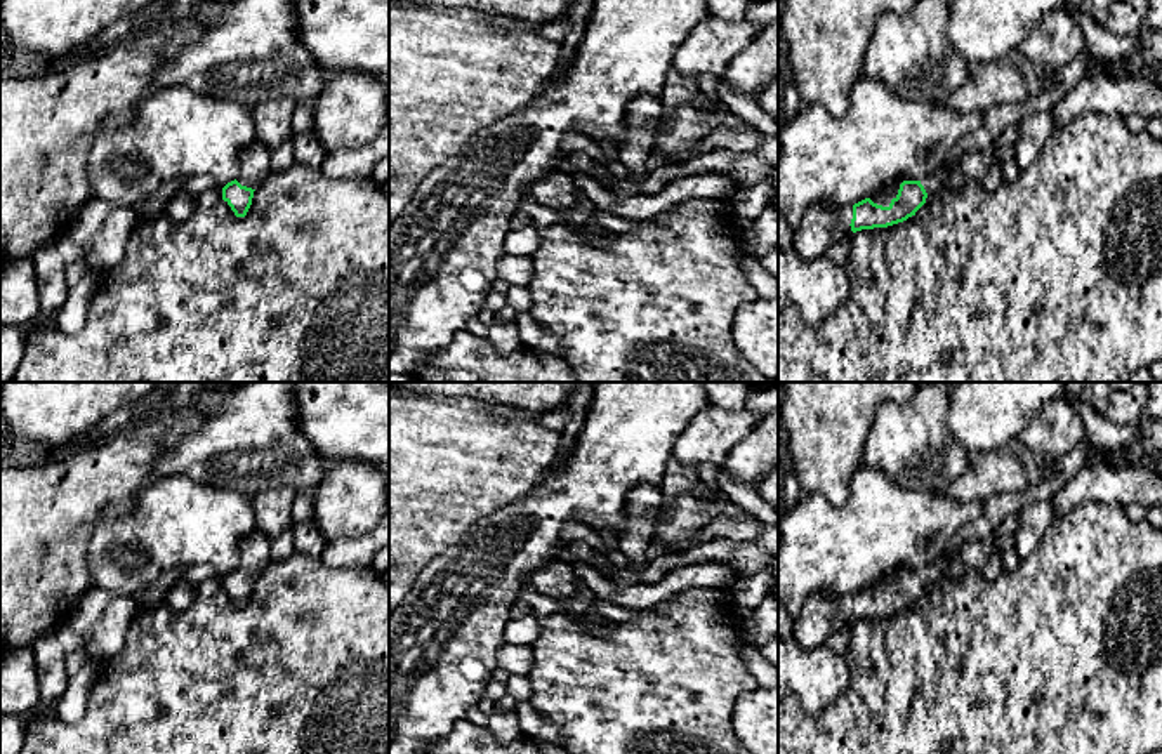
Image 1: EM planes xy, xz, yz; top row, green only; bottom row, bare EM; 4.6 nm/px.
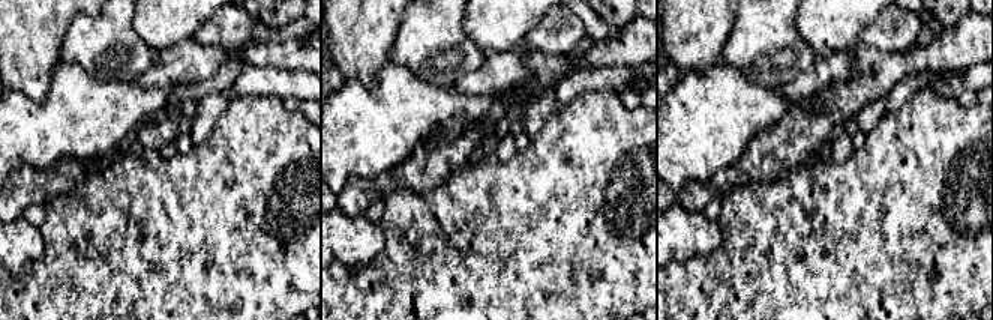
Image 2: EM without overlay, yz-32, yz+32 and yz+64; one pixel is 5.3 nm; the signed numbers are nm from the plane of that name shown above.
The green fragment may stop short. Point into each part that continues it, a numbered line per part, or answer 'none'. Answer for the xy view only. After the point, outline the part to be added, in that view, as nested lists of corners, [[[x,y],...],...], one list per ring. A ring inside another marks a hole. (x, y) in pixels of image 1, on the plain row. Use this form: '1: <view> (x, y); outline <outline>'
1: xy (254, 553); outline [[[255,530],[240,546],[240,561],[236,570],[241,575],[255,579],[271,563],[269,546],[271,539],[261,530]]]

